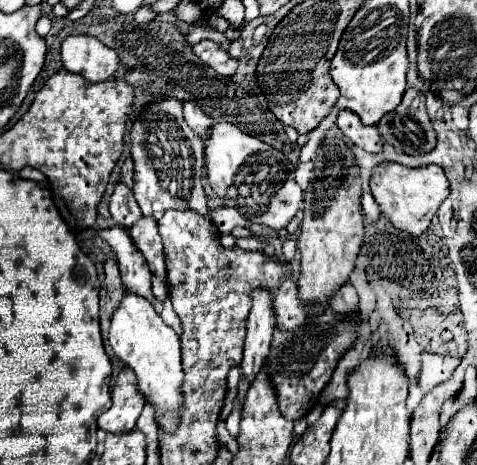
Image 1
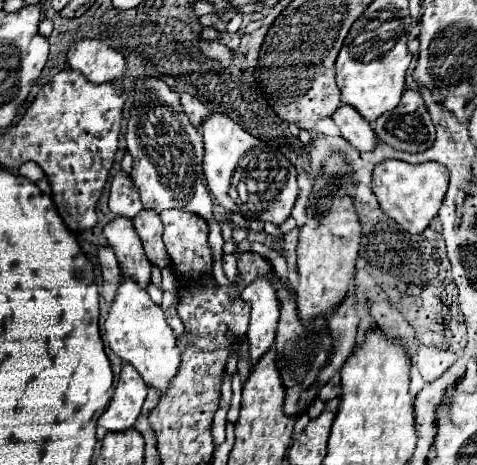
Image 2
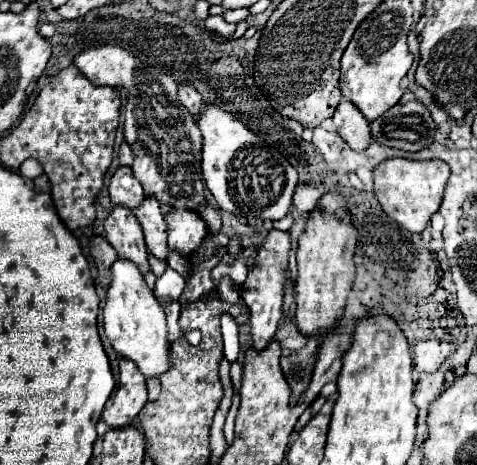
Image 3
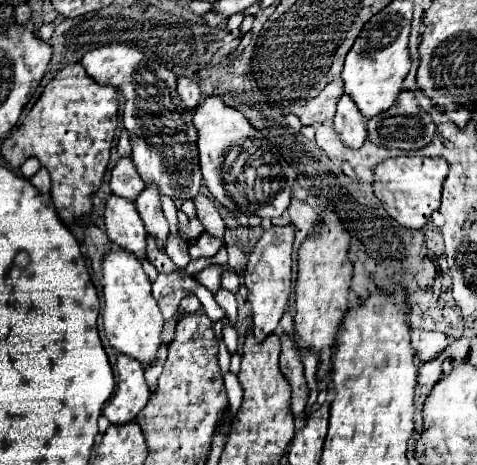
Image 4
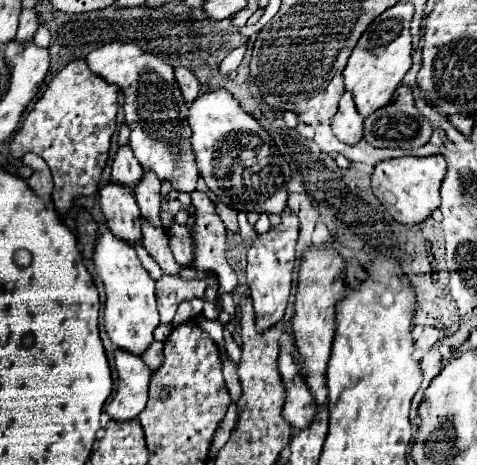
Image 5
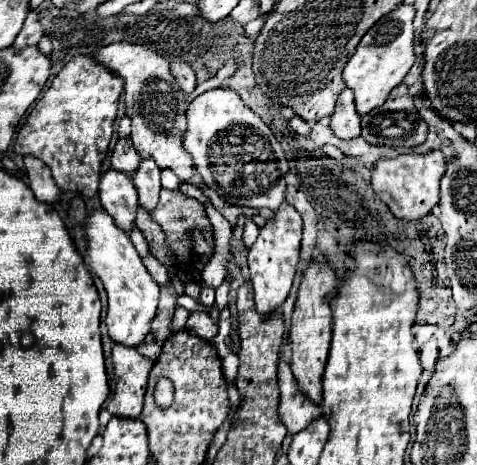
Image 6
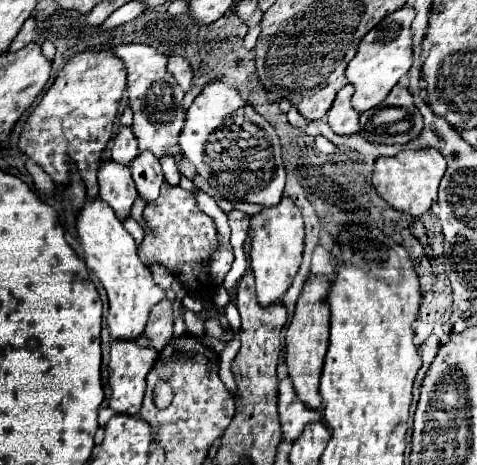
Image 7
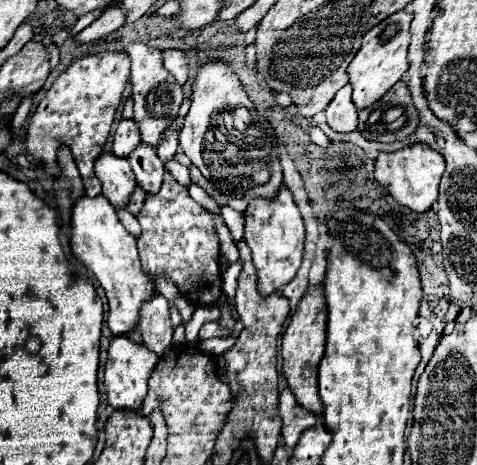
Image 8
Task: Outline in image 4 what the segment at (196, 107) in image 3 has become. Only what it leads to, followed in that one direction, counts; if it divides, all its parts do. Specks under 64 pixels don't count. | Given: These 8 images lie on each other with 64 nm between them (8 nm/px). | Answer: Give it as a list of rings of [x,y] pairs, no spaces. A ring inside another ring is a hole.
[[[184,76],[178,78],[178,96],[182,98],[182,102],[188,110],[194,110],[202,100],[202,92],[200,92],[198,84],[190,78],[184,78]]]

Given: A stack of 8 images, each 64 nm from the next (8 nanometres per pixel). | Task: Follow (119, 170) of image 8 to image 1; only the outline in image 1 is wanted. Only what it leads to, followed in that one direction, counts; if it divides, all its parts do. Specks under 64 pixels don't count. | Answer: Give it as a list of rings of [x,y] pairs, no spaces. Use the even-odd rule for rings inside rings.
[[[114,226],[108,230],[100,230],[100,236],[112,246],[118,266],[122,284],[128,292],[136,292],[138,296],[144,296],[146,300],[152,300],[152,274],[144,260],[144,256],[138,252],[138,248],[132,244],[126,230]]]

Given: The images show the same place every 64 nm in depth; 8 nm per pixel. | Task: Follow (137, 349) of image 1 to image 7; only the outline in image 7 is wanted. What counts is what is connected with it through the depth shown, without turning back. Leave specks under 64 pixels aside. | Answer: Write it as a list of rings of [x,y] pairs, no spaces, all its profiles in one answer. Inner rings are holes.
[[[102,200],[96,202],[86,202],[82,212],[78,214],[78,236],[80,236],[80,246],[84,250],[84,262],[88,270],[92,270],[98,280],[102,282],[110,310],[108,310],[108,330],[114,340],[136,340],[144,334],[146,322],[148,322],[148,312],[166,298],[166,292],[156,286],[156,282],[150,276],[150,270],[140,264],[138,252],[136,252],[136,242],[132,236],[124,230],[120,220],[114,216],[112,208],[104,204]]]

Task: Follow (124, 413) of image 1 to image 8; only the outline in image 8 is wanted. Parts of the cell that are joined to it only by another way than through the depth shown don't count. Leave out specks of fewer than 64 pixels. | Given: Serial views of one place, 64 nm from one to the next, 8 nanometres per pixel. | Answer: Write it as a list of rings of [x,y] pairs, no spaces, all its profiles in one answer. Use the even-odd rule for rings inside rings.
[[[116,336],[110,342],[108,350],[108,364],[106,364],[106,374],[104,374],[104,386],[108,392],[108,404],[114,410],[140,410],[142,400],[148,392],[148,376],[156,368],[158,356],[144,348],[142,344],[132,342],[126,336]]]

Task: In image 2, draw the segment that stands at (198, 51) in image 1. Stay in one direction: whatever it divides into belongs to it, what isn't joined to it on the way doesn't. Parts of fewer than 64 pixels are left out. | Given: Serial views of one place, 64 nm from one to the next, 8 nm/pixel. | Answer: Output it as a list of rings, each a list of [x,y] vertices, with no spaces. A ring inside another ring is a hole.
[[[200,42],[200,52],[210,60],[220,62],[222,68],[228,68],[232,62],[232,52],[220,42]]]

